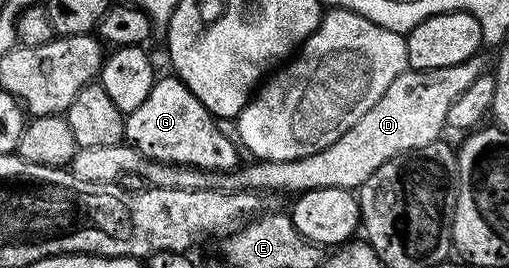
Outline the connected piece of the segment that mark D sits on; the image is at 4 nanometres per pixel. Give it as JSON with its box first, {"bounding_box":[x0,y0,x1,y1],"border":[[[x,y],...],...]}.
{"bounding_box":[71,53,486,193],"border":[[[478,53],[459,65],[451,65],[443,69],[423,69],[414,71],[407,69],[391,85],[387,85],[387,93],[339,137],[327,149],[319,153],[311,153],[295,161],[267,161],[259,159],[249,164],[238,166],[232,173],[214,173],[198,171],[196,167],[175,167],[171,163],[157,163],[154,159],[141,156],[130,147],[128,142],[119,145],[102,145],[96,149],[80,148],[71,162],[71,170],[79,181],[92,183],[115,183],[126,175],[140,175],[146,184],[154,187],[174,187],[198,191],[212,189],[215,191],[293,191],[300,193],[324,187],[348,187],[360,189],[391,157],[399,157],[411,149],[419,149],[423,145],[431,145],[442,138],[447,127],[447,109],[455,105],[455,97],[463,93],[480,75],[486,74],[484,54]]]}

